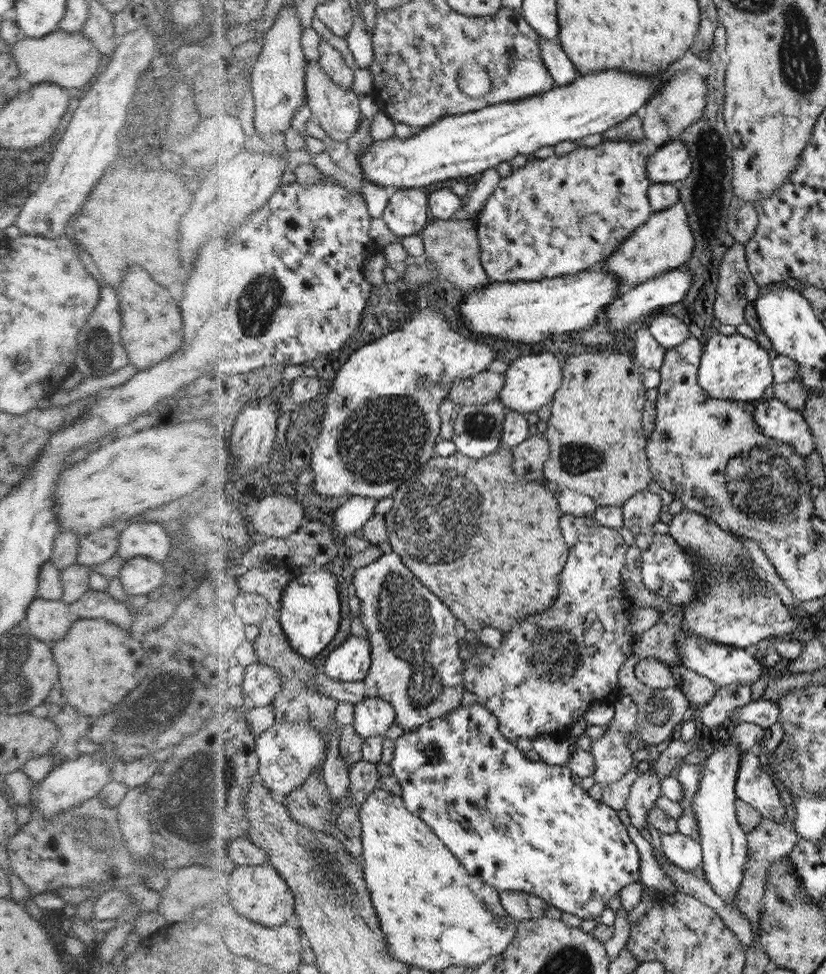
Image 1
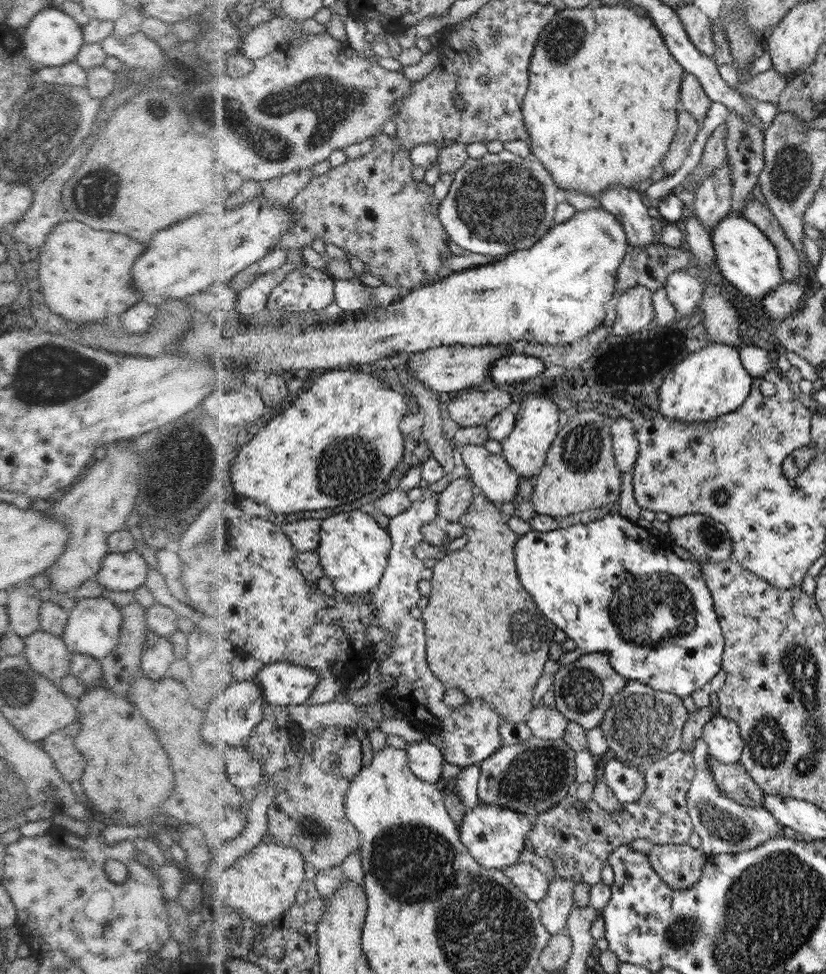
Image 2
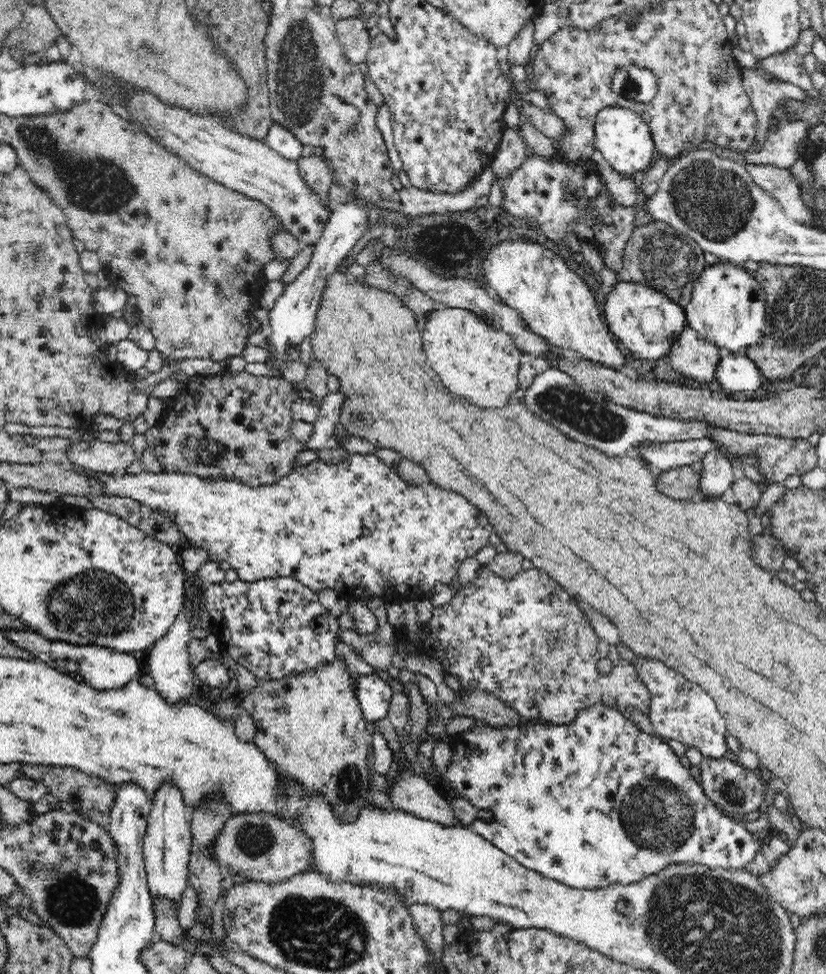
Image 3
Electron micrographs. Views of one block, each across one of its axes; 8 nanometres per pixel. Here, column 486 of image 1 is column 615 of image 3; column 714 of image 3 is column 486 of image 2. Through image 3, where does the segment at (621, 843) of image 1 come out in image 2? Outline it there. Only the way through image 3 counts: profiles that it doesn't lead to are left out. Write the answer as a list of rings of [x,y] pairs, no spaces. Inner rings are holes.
[[[478,802],[476,807],[465,812],[461,824],[462,842],[470,846],[469,853],[474,854],[473,857],[478,858],[478,862],[482,862],[483,867],[503,870],[510,865],[518,864],[518,855],[529,842],[533,821],[526,819],[526,814],[522,812]]]

